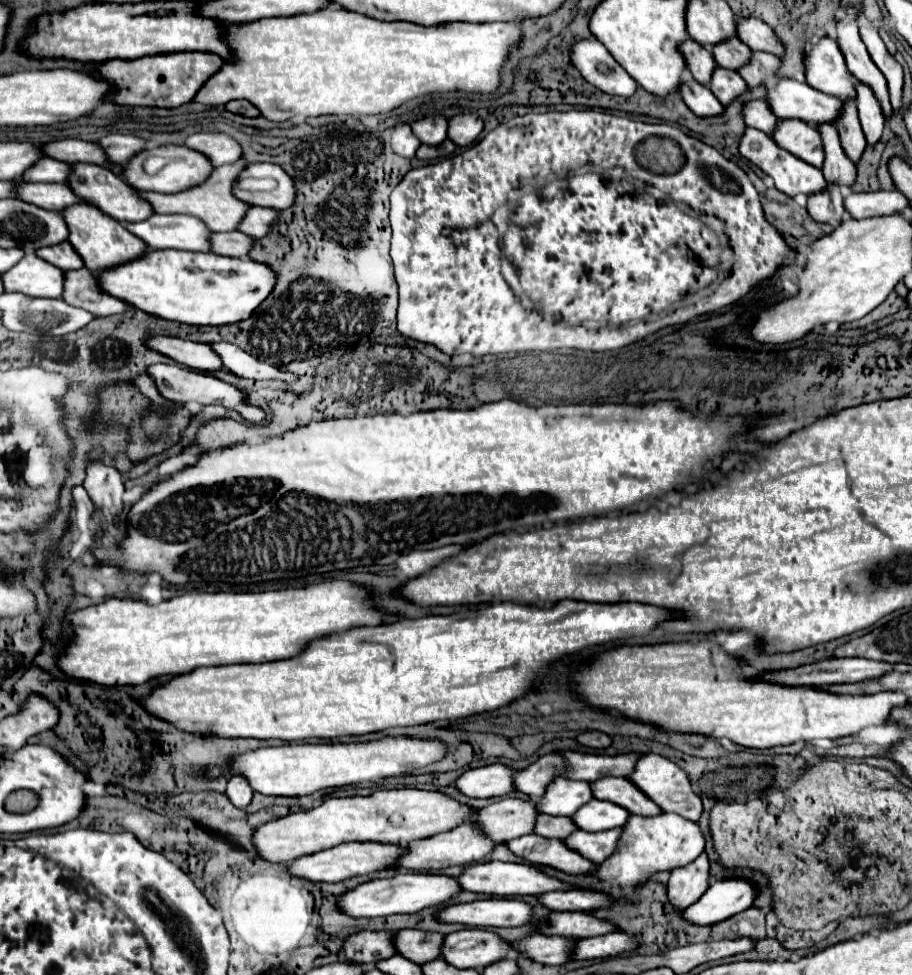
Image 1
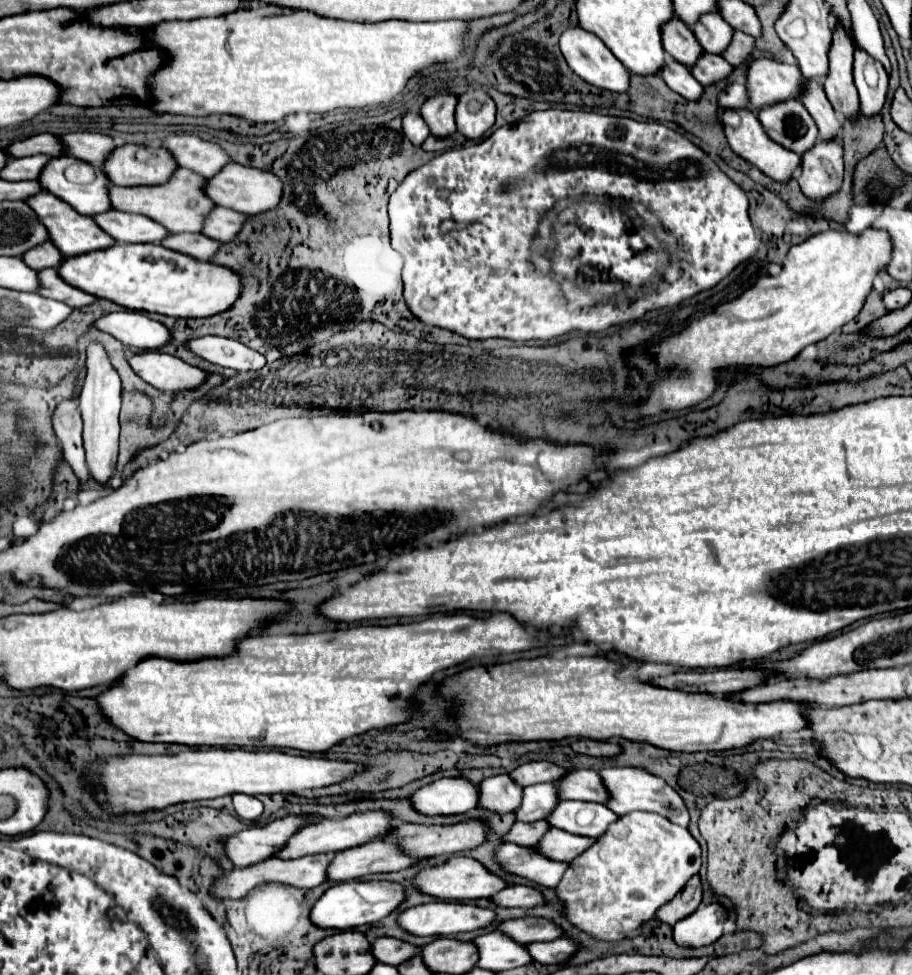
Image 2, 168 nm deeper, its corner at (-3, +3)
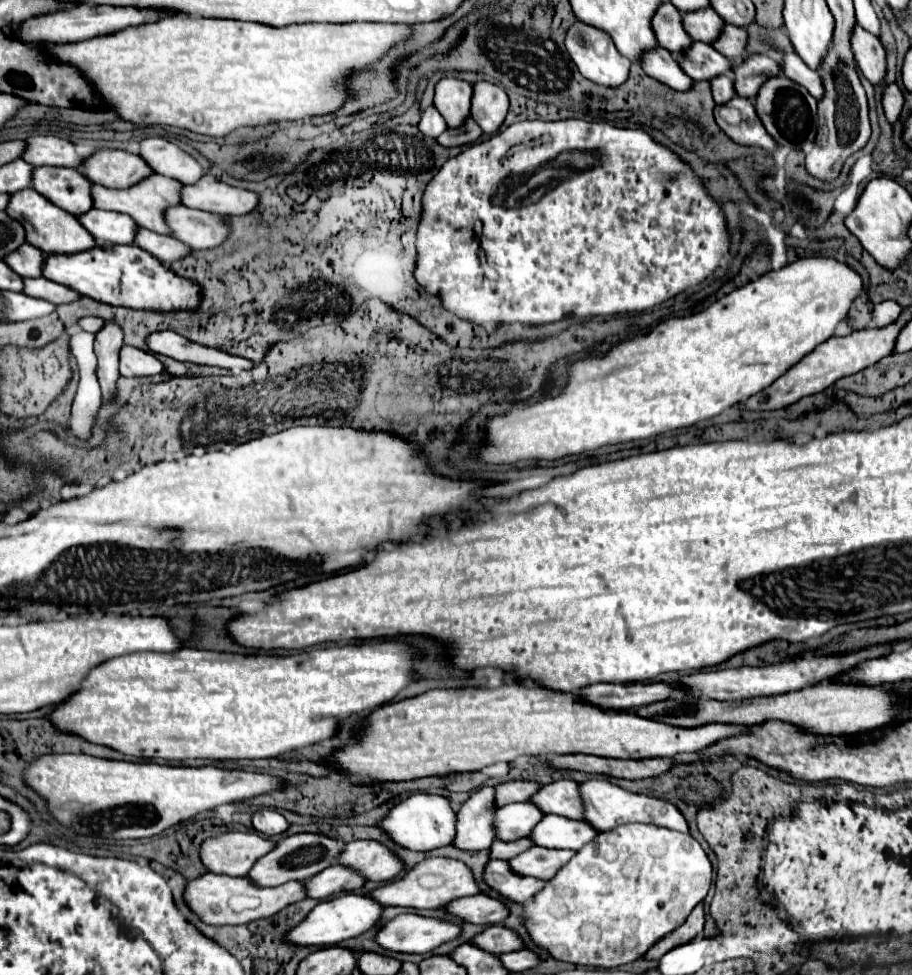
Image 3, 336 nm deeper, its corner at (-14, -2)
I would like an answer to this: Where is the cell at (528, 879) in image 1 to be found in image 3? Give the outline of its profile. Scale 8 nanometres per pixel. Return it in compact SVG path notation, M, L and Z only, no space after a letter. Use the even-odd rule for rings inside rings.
M426 859L414 869L410 869L400 881L374 889L370 897L374 897L376 901L382 901L384 907L402 905L402 907L414 907L414 909L438 909L458 897L470 897L478 893L482 891L472 875L472 869L466 863L458 859Z

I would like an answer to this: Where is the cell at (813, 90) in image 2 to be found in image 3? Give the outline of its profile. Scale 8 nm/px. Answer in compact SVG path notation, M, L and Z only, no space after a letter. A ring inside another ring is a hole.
M786 53L786 55L784 55L782 71L784 71L784 75L786 75L788 79L792 79L794 83L806 87L806 91L808 91L814 99L820 101L820 99L824 97L824 88L822 86L820 72L810 69L796 53Z

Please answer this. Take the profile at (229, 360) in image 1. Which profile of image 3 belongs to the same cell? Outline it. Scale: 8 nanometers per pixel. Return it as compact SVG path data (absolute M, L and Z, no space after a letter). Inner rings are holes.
M174 331L152 333L148 337L148 347L152 353L162 353L162 355L168 355L168 357L178 359L178 361L224 367L224 369L230 369L234 375L254 367L254 361L250 361L246 357L236 357L236 355L230 355L228 351L222 351L216 347L196 345Z

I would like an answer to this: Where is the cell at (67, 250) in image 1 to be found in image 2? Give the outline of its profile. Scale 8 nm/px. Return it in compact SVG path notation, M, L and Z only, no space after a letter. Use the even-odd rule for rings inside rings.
M47 242L39 244L39 248L31 248L31 252L25 252L21 260L35 270L43 270L43 268L55 268L63 260L63 256L53 244Z

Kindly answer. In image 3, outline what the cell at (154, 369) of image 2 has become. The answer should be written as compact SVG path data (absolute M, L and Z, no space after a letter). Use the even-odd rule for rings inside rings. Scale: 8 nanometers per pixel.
M124 345L120 353L120 373L124 377L152 377L166 373L166 367L150 351Z

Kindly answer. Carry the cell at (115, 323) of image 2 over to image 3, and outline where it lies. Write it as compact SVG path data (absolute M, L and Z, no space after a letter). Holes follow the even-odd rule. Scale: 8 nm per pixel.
M84 317L84 319L78 321L78 325L80 325L84 331L96 335L96 333L104 327L104 319L100 319L100 317Z

